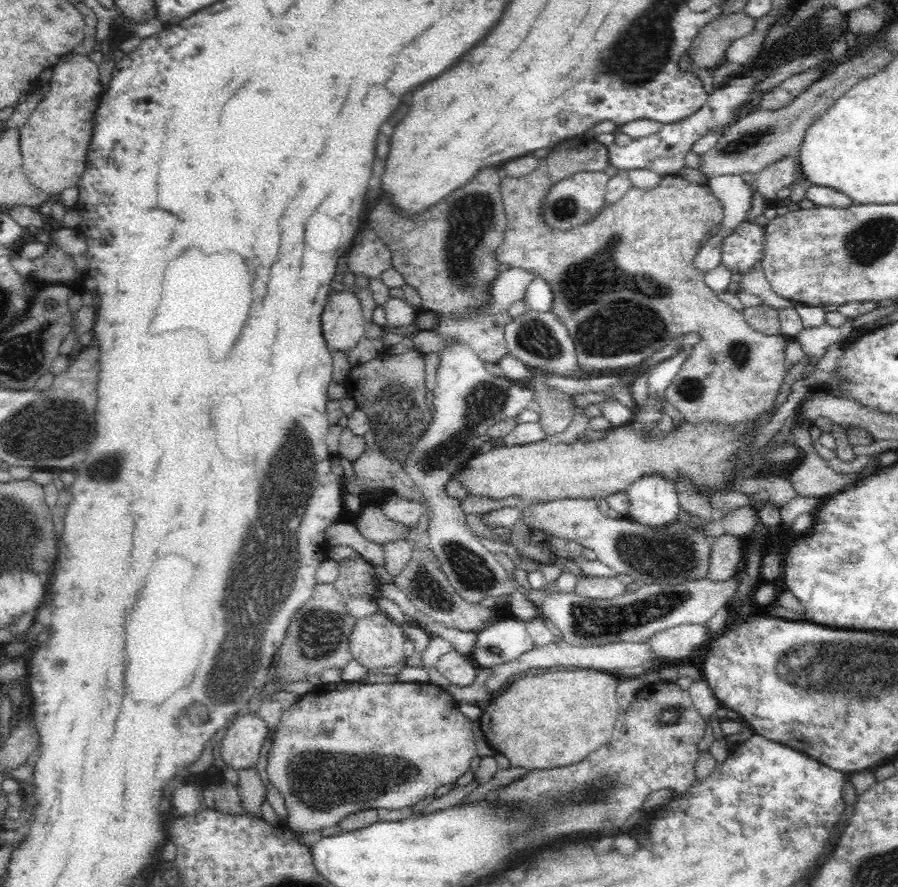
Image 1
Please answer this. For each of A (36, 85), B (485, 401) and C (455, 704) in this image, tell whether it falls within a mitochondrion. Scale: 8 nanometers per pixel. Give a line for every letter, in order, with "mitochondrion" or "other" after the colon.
A: other
B: mitochondrion
C: other

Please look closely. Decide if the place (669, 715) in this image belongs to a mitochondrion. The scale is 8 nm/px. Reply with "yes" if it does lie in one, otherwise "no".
yes

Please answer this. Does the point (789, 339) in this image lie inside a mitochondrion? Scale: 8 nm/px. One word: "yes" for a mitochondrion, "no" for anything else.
no

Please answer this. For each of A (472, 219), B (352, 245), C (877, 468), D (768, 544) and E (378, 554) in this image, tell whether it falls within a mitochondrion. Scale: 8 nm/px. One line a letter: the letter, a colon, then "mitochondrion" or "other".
A: mitochondrion
B: other
C: other
D: other
E: other

